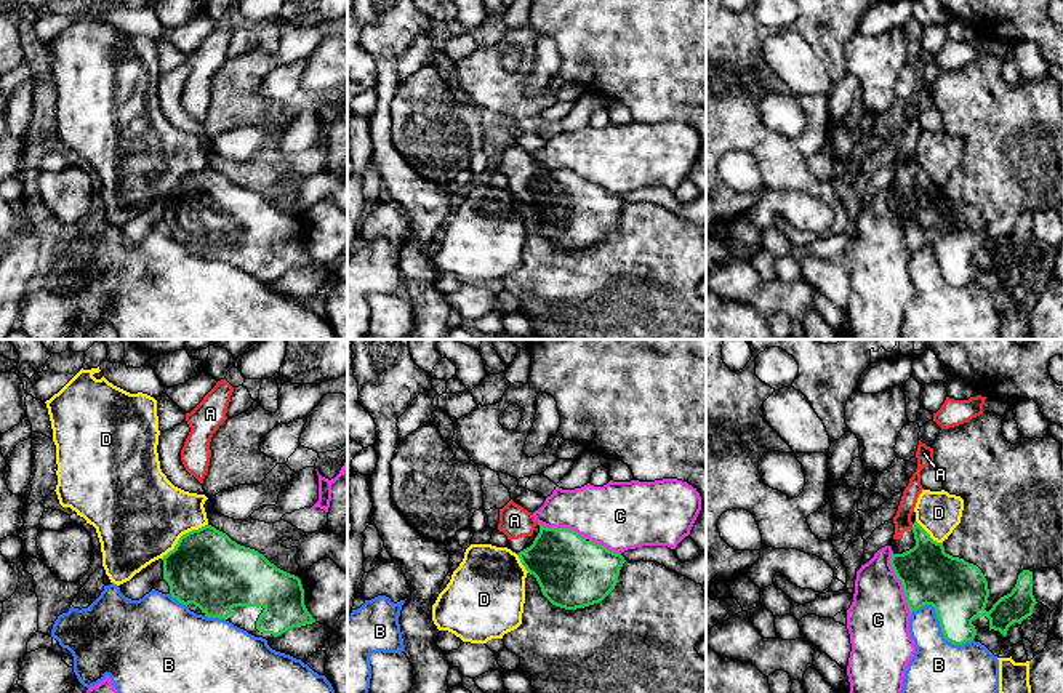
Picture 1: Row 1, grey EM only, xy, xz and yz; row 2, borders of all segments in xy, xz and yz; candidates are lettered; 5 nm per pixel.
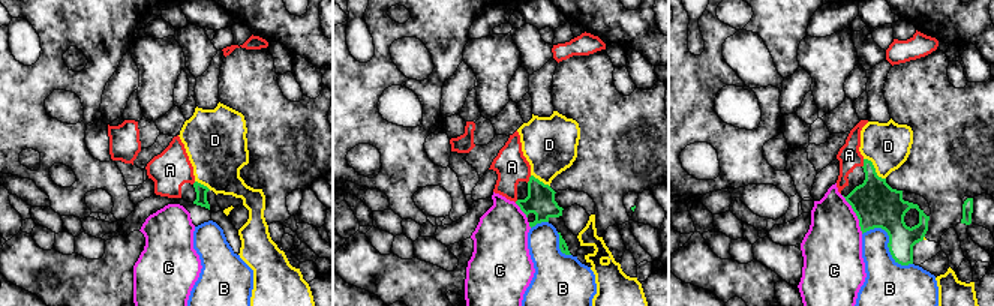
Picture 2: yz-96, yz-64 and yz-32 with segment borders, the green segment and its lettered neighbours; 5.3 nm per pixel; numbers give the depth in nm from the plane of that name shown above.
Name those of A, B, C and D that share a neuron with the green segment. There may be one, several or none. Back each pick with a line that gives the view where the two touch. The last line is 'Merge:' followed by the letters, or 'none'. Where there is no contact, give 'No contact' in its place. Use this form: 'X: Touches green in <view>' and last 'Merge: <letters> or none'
A: Touches green in yz
Merge: A

